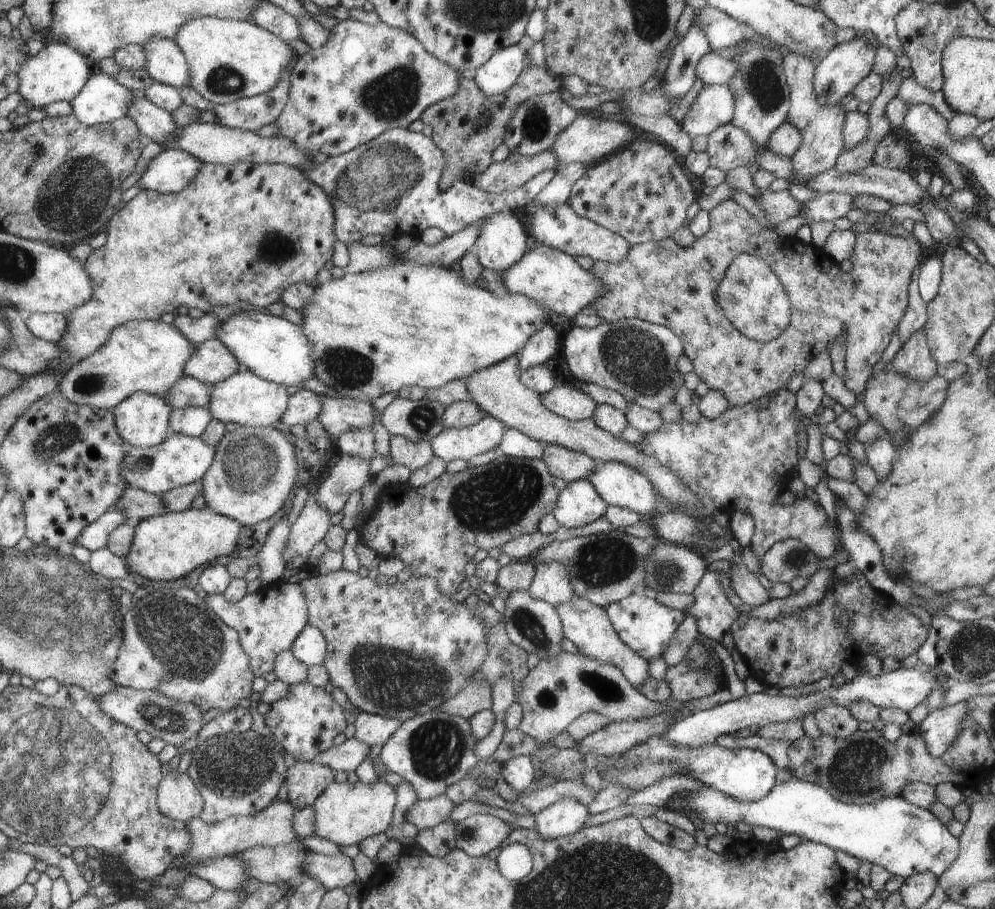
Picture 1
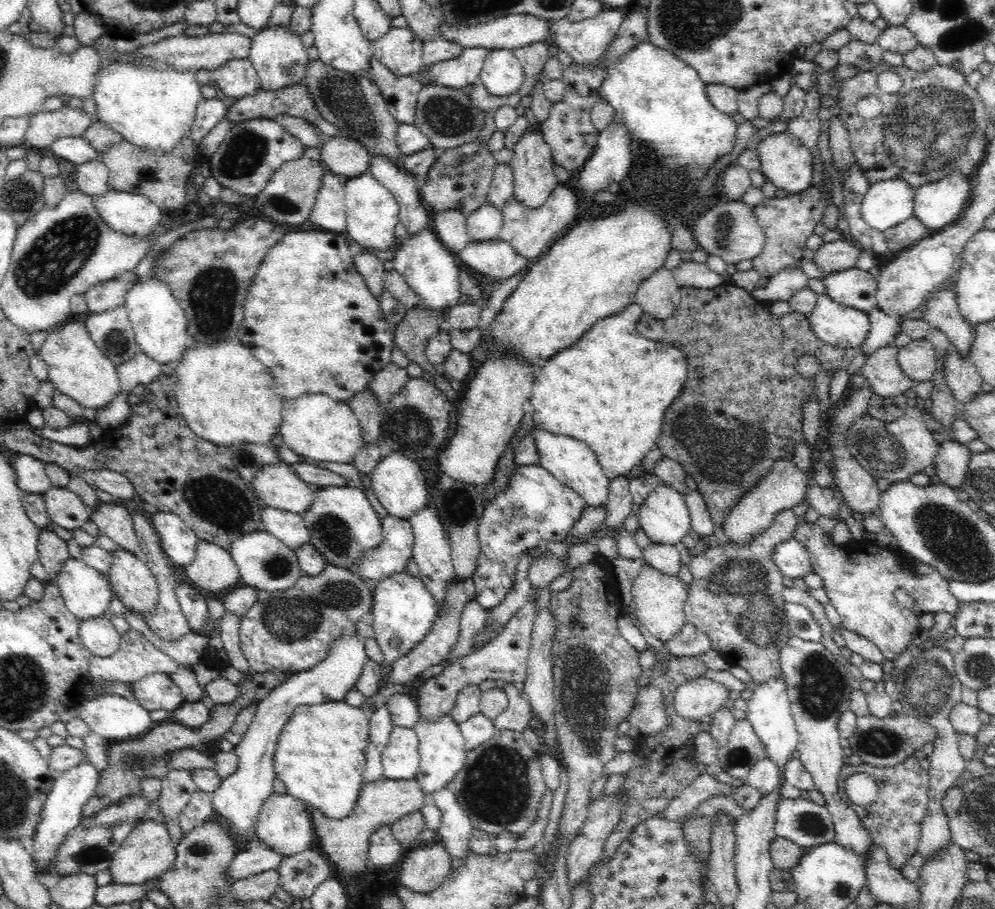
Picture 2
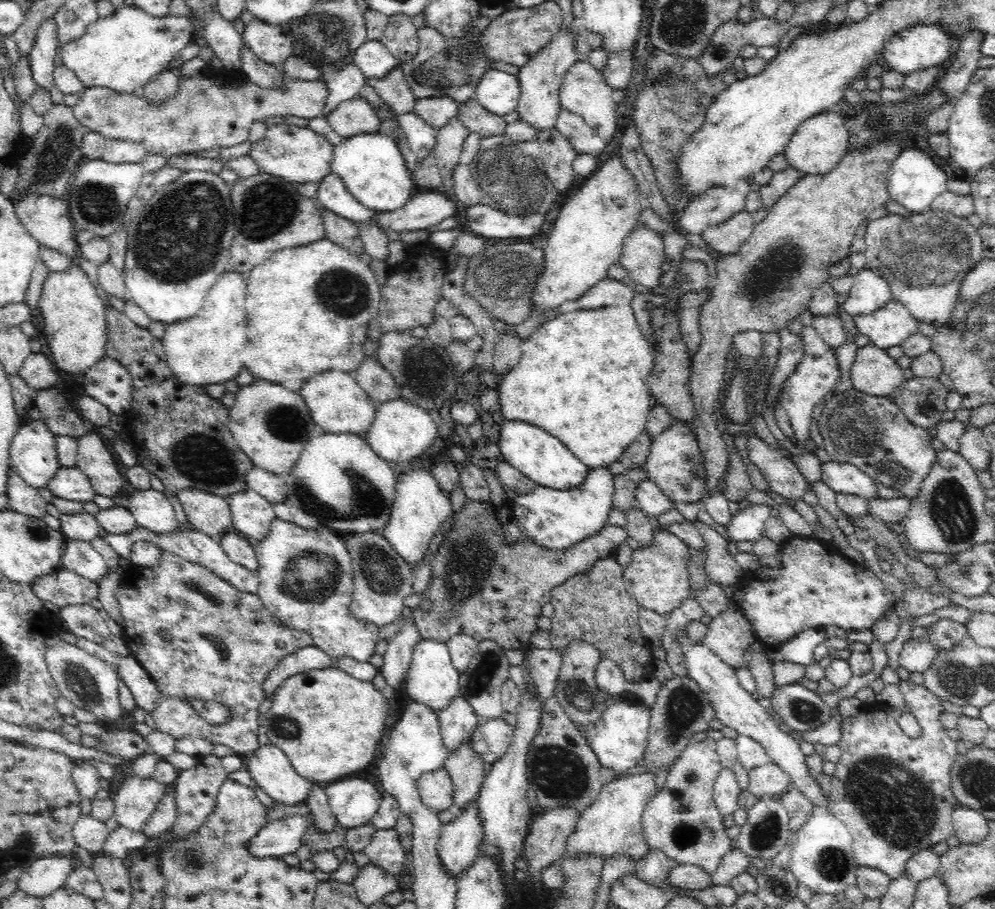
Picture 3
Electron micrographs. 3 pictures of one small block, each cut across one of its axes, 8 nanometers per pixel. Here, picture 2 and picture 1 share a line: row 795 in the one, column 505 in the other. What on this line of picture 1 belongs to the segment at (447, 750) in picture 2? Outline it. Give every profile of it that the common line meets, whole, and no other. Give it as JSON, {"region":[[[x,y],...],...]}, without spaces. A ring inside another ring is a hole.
{"region":[[[483,416],[479,422],[463,428],[443,428],[431,440],[428,441],[433,452],[433,457],[442,458],[445,462],[453,459],[468,461],[470,457],[483,454],[487,450],[497,447],[507,428],[499,420],[492,416]]]}

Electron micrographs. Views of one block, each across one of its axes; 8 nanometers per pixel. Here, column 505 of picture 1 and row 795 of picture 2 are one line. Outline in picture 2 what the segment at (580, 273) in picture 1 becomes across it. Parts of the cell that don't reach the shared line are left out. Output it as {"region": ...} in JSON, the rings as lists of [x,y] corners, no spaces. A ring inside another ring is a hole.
{"region":[[[273,793],[266,797],[260,807],[255,822],[255,836],[286,857],[310,849],[314,842],[314,825],[310,808],[302,800],[295,799],[288,793]]]}

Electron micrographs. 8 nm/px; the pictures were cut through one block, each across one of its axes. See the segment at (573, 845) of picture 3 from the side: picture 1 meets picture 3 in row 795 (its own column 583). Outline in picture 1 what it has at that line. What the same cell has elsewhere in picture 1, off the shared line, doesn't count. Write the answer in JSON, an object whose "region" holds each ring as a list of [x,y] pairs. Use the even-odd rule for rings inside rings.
{"region":[[[573,594],[572,598],[569,598],[569,602],[557,604],[555,610],[560,616],[563,636],[573,642],[583,656],[593,658],[595,662],[601,662],[601,664],[613,664],[624,673],[624,677],[636,688],[639,688],[647,678],[650,678],[647,674],[647,661],[624,642],[621,642],[616,629],[612,626],[602,607]]]}

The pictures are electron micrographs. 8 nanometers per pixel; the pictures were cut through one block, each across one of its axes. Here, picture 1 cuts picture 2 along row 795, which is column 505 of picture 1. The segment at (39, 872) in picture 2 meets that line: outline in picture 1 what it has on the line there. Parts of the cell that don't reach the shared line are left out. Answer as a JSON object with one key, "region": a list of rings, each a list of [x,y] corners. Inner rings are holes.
{"region":[[[517,44],[505,46],[493,53],[484,65],[474,69],[470,75],[485,96],[501,94],[513,86],[524,68],[524,54]]]}

